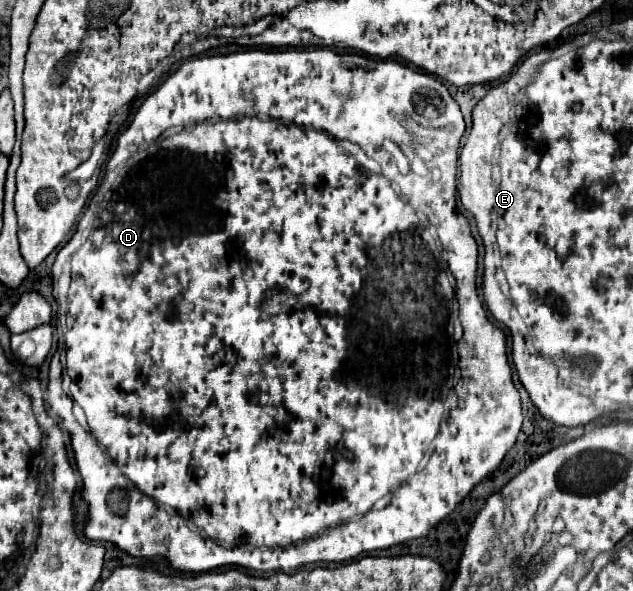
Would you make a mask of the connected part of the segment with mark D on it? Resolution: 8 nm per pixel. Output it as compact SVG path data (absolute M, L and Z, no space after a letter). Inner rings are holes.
M256 48L228 56L196 58L182 64L154 94L150 94L144 100L130 126L120 134L116 142L116 152L110 158L110 166L114 166L124 161L120 160L122 156L118 156L118 152L128 152L124 168L114 172L114 178L104 182L94 194L96 202L92 214L94 226L88 240L82 246L80 240L70 240L68 244L64 244L52 266L53 296L57 303L57 312L65 313L64 347L68 376L72 378L70 394L84 408L92 436L112 456L110 458L104 452L104 448L100 448L100 444L96 444L96 440L92 440L92 436L86 434L86 430L80 428L80 424L76 422L72 398L62 390L62 366L54 356L49 363L46 394L50 408L66 422L72 434L76 466L84 478L82 498L88 502L90 508L90 522L84 530L86 538L112 542L132 556L170 558L172 568L184 572L198 574L198 572L210 572L218 566L232 564L262 572L280 570L290 574L290 568L298 568L304 564L346 562L362 552L384 550L394 544L404 544L408 540L426 536L432 528L436 528L444 518L448 518L456 510L456 506L472 492L472 488L478 482L482 482L488 474L492 474L500 466L502 458L516 444L516 436L522 428L522 408L520 408L520 394L514 388L512 370L506 356L506 336L500 328L496 328L488 320L488 314L478 298L478 286L476 286L478 244L472 236L468 218L456 210L456 162L464 128L466 124L458 104L452 100L450 92L436 76L400 64L398 60L382 60L360 54L336 54L334 50L322 50L322 48L316 50ZM424 88L434 90L442 100L442 108L434 118L428 118L418 110L418 106L422 106L424 102L420 98L420 90ZM340 142L358 144L366 152L366 156L370 156L380 164L380 174L368 172L364 166L360 166L356 158L348 154ZM402 282L414 288L404 288L404 302L398 304L398 298L402 298ZM456 364L460 366L462 378L454 386L454 402L450 402L450 410L446 412L446 406L442 406L444 404L442 388L446 380L446 392L450 396ZM154 500L172 506L180 516L176 514L172 516L166 510L158 508ZM336 510L342 510L342 522L346 520L344 524L336 520ZM182 516L186 520L192 520L192 524L202 528L208 536L204 536L204 532L200 532L198 528L192 530Z

